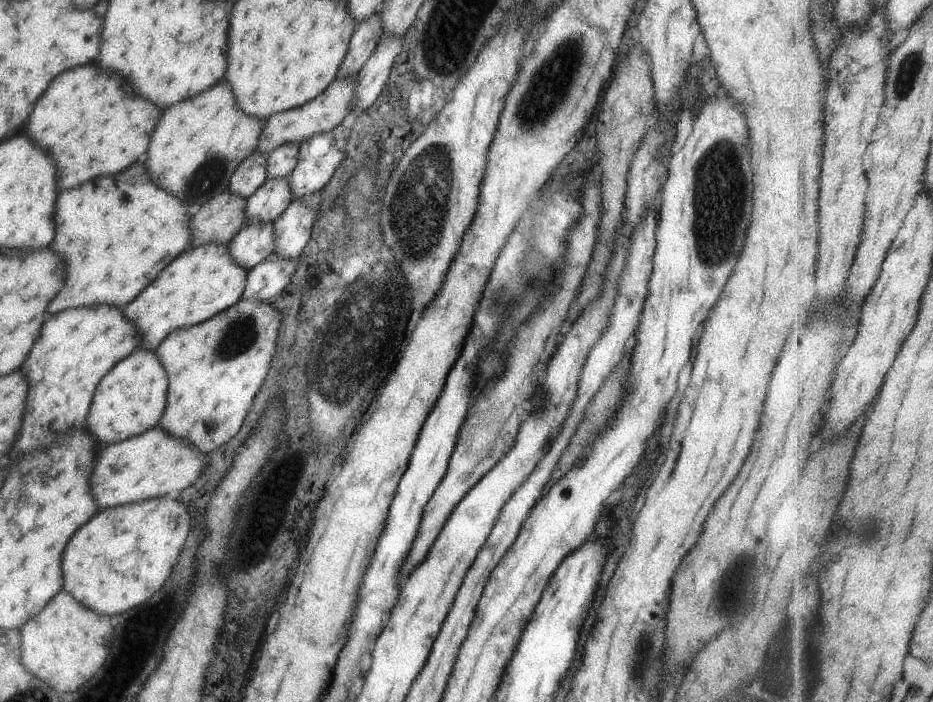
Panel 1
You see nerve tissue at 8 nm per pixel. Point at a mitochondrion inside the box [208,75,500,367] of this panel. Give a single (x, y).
(426, 183)

